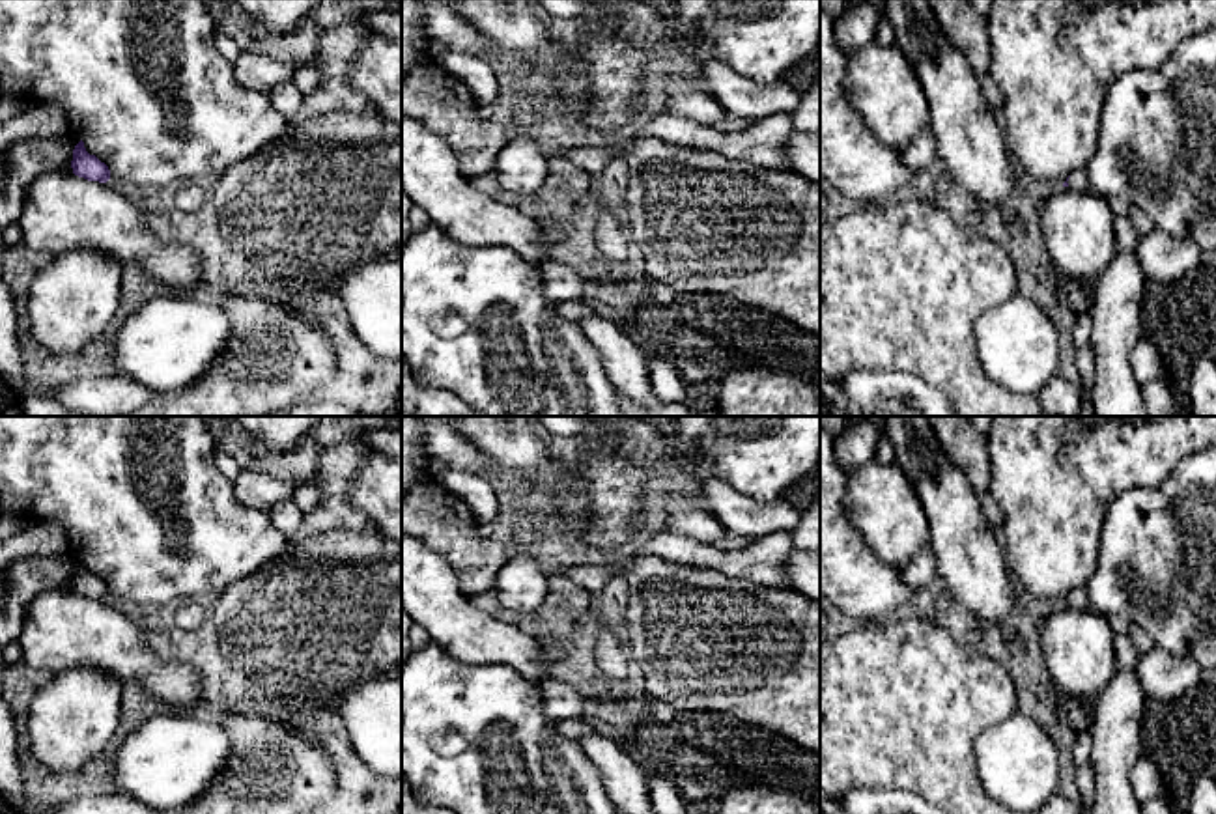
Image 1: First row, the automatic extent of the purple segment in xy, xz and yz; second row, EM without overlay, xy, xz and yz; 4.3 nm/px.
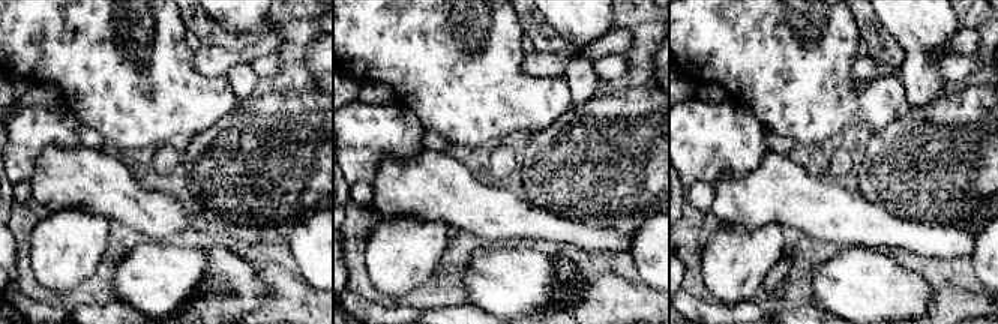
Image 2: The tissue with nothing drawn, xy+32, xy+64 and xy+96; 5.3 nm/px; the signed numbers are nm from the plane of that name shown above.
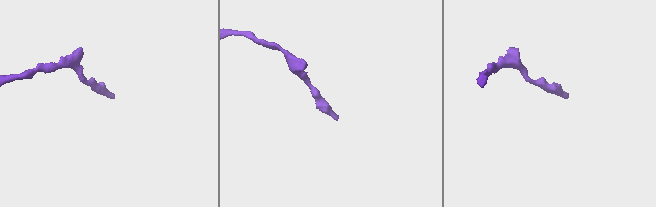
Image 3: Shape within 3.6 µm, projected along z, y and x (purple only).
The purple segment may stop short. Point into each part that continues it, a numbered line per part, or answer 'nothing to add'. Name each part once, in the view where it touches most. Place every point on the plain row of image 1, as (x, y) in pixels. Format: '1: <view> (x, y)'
1: yz (1078, 600)

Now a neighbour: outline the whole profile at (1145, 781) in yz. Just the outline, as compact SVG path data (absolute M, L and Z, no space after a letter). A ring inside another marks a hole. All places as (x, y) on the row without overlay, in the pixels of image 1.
M1139 756L1134 764L1130 773L1130 786L1141 805L1162 793L1162 777L1149 758Z

